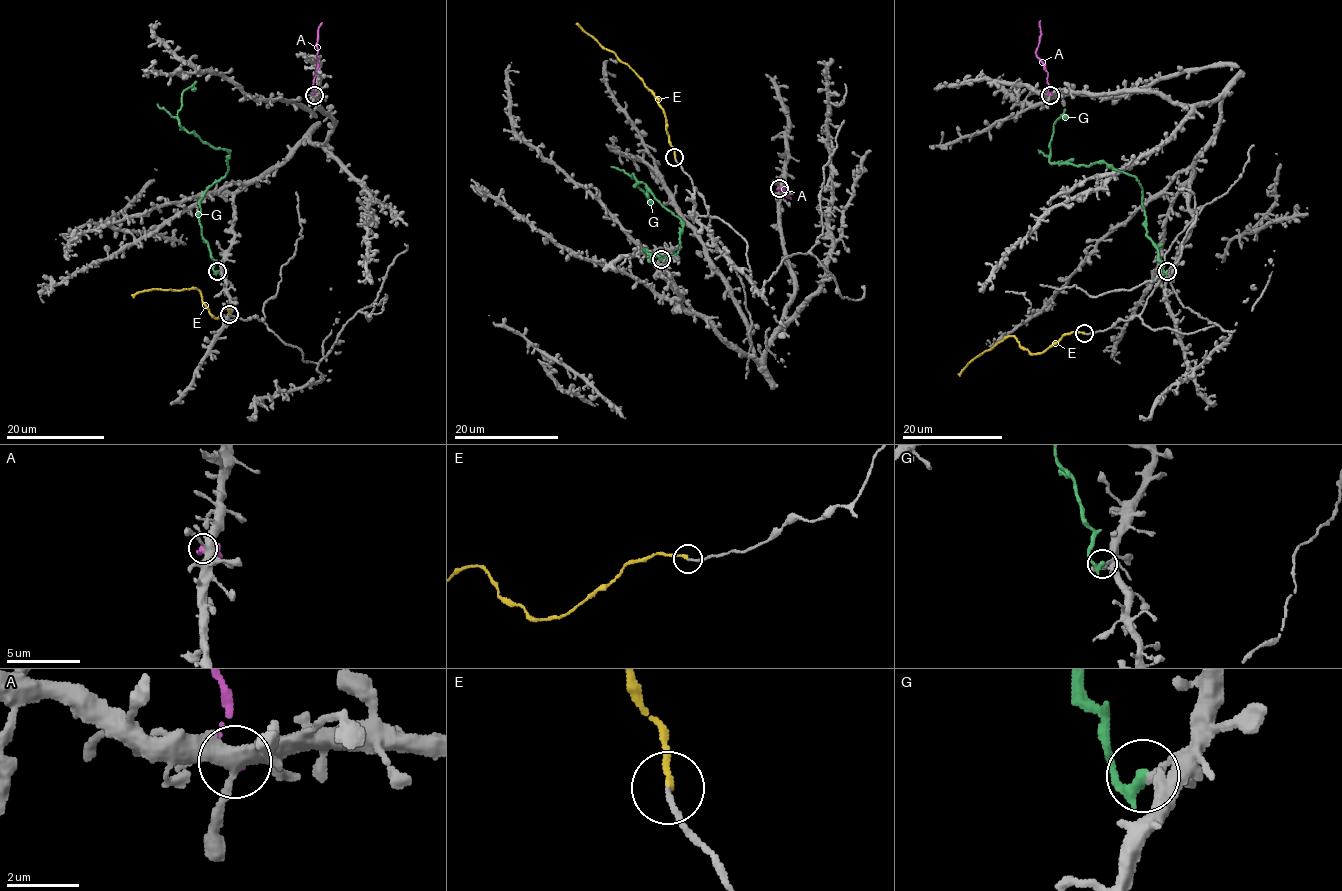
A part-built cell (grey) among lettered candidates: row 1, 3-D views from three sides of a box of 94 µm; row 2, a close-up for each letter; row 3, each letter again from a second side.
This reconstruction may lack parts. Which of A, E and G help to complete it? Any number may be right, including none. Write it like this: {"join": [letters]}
{"join": ["E"]}

